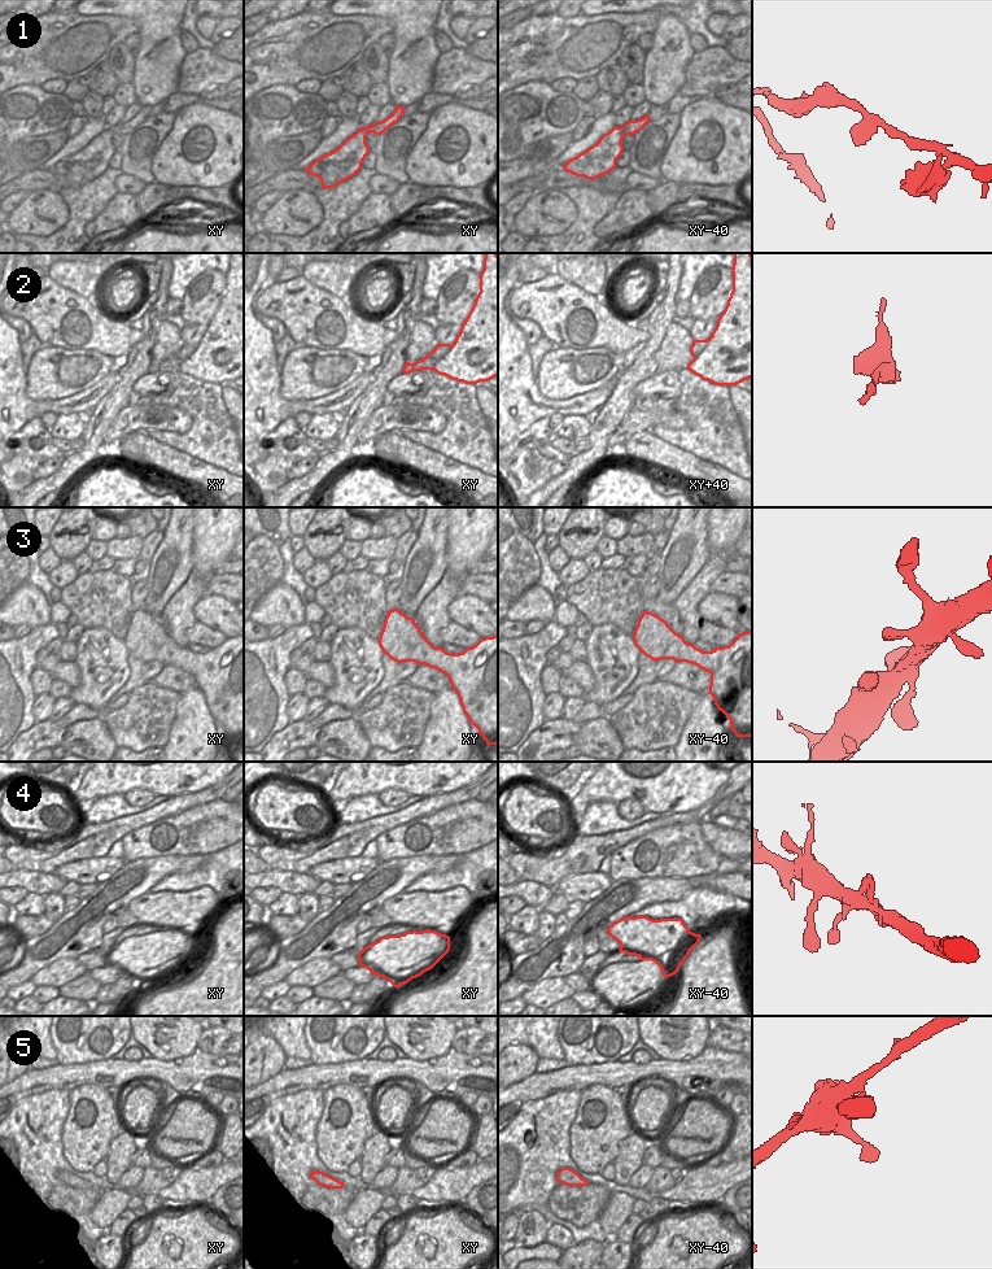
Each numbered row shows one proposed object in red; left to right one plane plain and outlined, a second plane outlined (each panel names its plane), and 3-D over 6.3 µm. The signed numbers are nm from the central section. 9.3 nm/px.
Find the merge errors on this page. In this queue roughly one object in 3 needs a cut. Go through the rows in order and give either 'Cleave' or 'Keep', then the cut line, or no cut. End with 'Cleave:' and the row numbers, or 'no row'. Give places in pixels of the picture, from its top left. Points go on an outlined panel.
1: Keep. No split
2: Cleave. Split along xy (451, 345), (451, 349), (433, 369)
3: Keep. No split
4: Cleave. Split along xy-40 (689, 930), (672, 949), (663, 954), (650, 950), (620, 949)
5: Keep. No split
Cleave: 2, 4

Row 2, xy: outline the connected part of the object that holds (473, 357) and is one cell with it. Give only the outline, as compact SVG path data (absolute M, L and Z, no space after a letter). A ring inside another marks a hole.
M485 253L480 274L480 292L462 324L451 350L436 362L434 371L453 380L477 384L498 376L498 254Z

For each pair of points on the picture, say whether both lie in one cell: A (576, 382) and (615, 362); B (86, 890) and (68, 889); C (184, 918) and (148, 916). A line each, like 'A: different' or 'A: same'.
A: same
B: same
C: same

